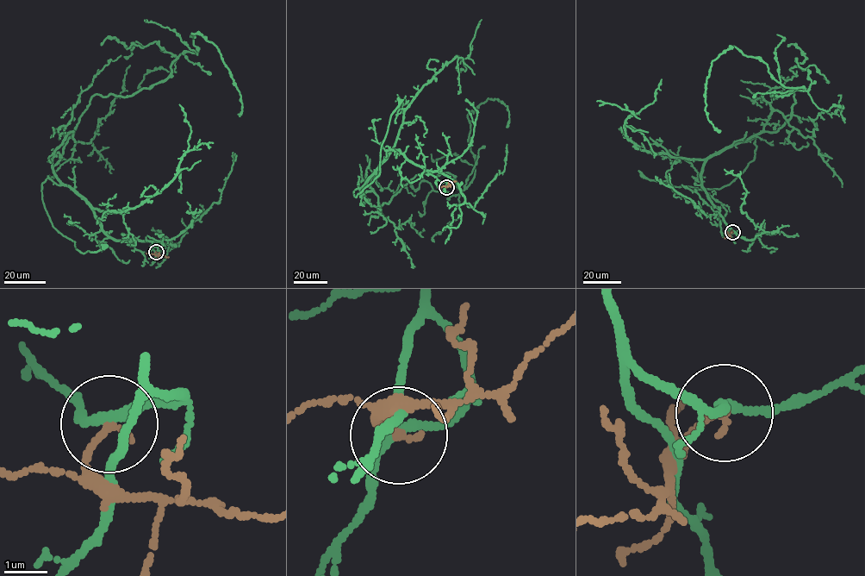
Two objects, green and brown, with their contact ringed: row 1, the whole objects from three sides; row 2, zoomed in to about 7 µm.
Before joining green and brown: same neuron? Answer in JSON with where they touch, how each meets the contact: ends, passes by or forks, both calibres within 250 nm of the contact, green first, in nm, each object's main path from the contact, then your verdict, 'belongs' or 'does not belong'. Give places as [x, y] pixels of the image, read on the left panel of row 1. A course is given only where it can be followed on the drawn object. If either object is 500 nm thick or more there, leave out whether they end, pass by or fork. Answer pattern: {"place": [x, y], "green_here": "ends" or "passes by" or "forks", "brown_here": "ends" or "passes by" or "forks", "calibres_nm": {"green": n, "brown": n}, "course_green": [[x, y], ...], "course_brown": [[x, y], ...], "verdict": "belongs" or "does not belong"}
{"place": [156, 252], "green_here": "passes by", "brown_here": "ends", "calibres_nm": {"green": 180, "brown": 200}, "course_green": [[156, 251], [108, 236], [54, 172], [90, 97], [164, 81], [197, 33], [238, 114]], "course_brown": [[156, 252], [157, 255], [169, 257]], "verdict": "does not belong"}

